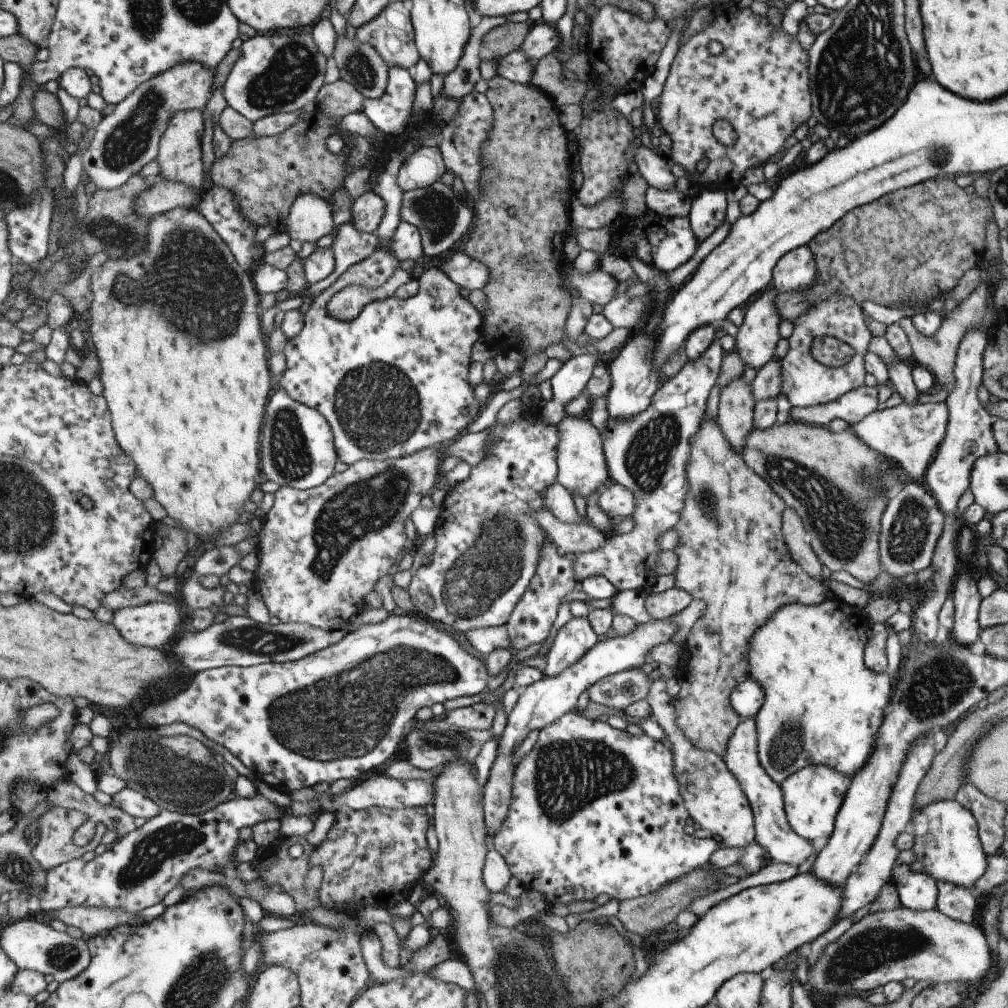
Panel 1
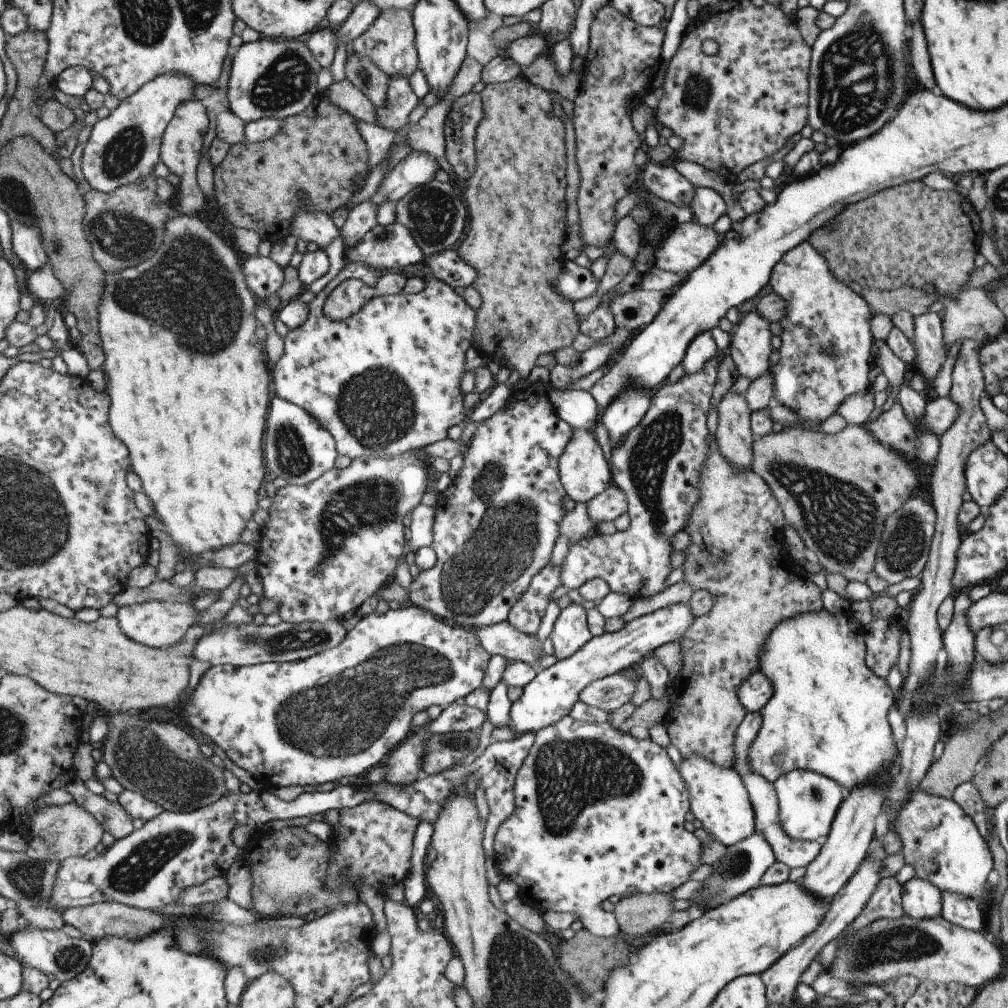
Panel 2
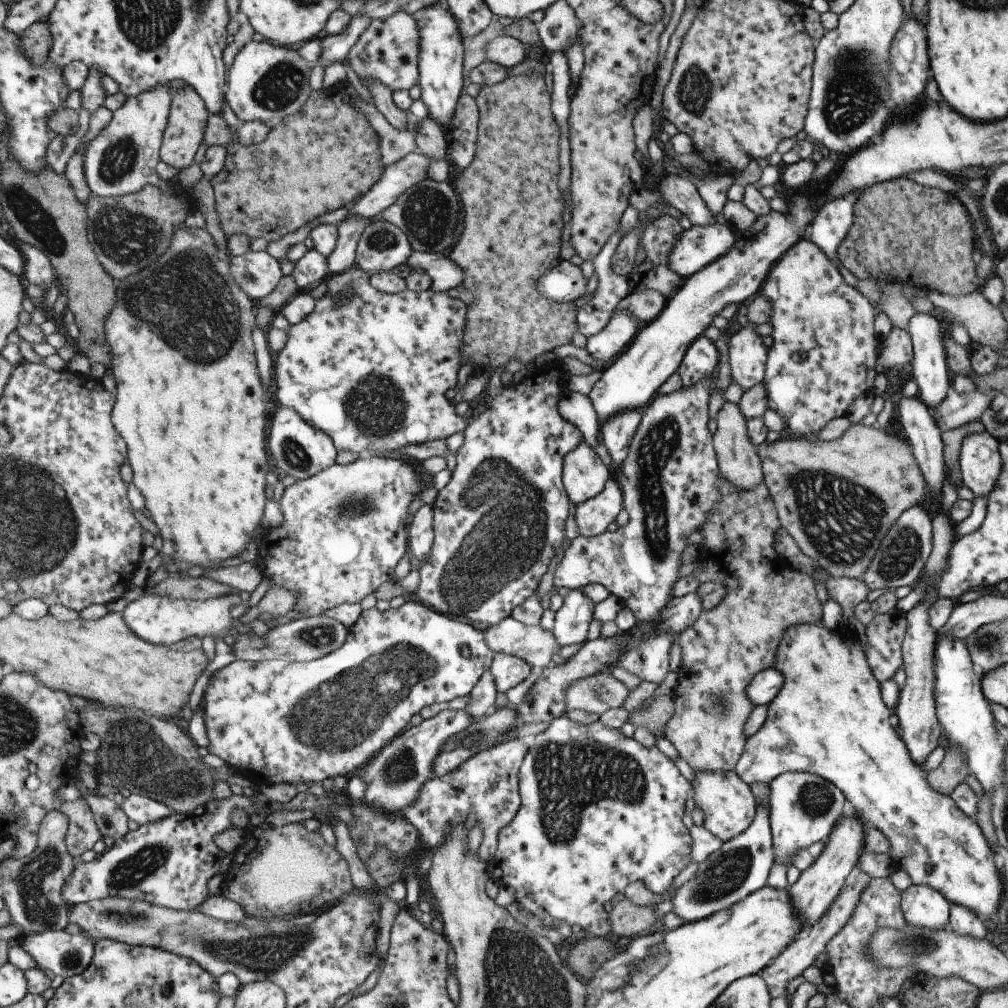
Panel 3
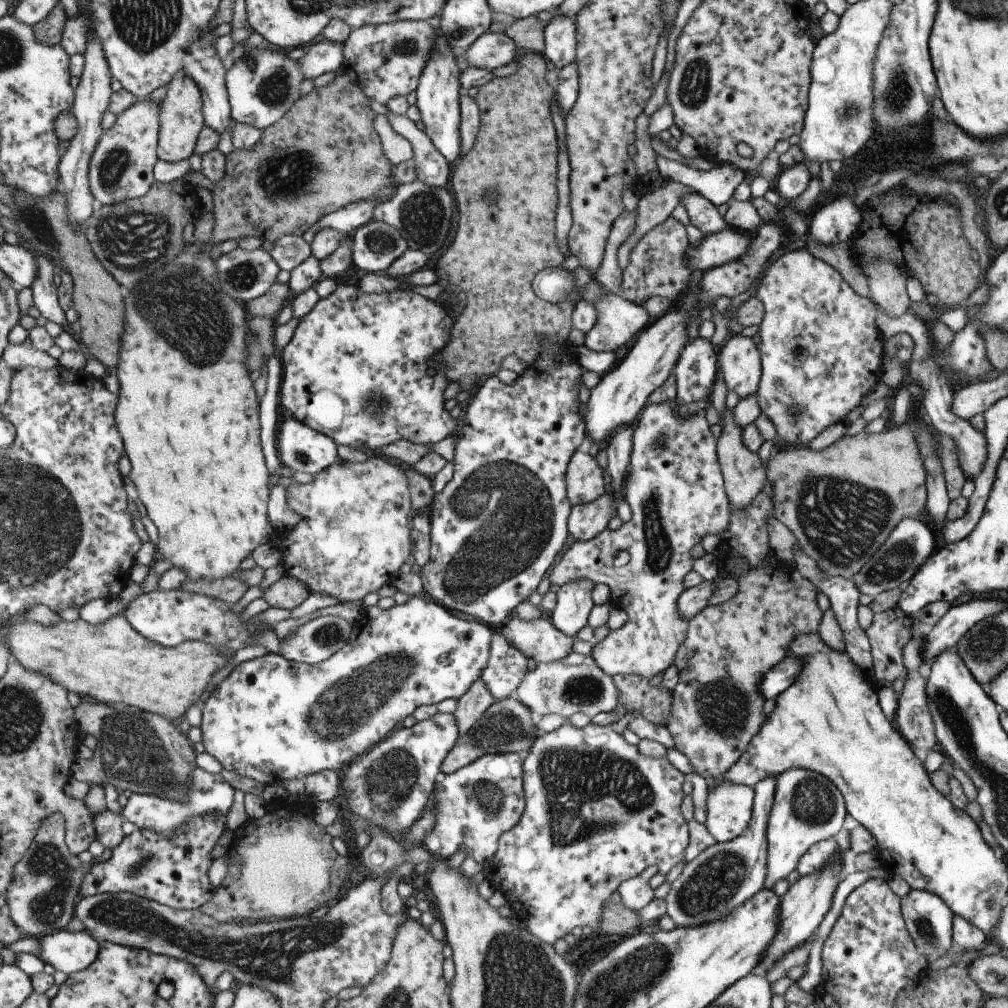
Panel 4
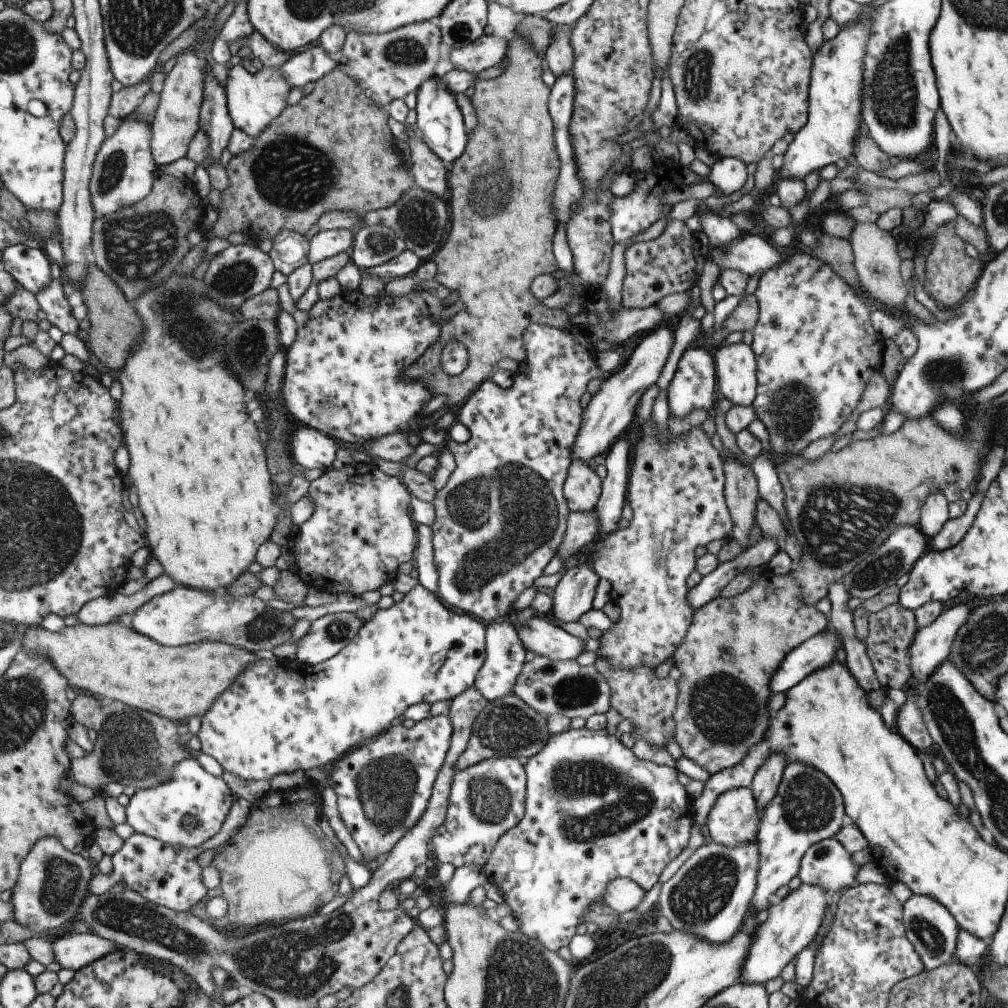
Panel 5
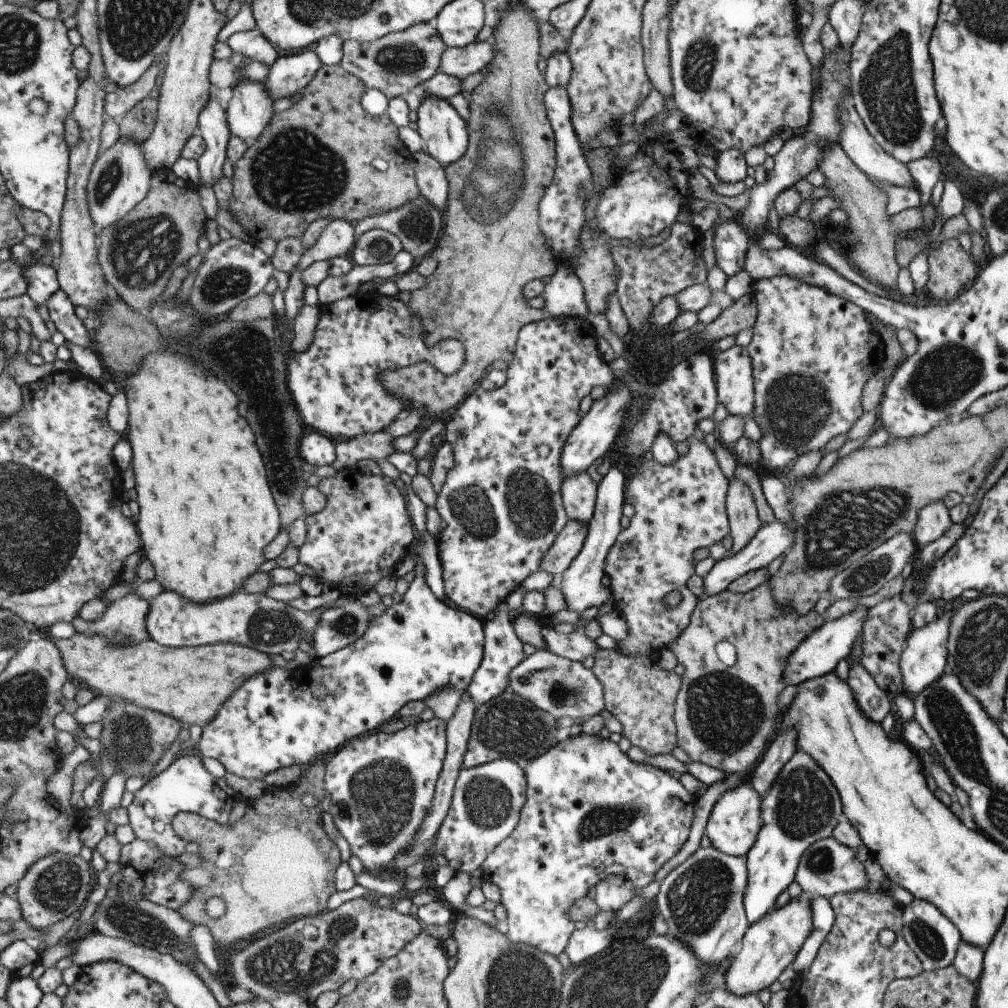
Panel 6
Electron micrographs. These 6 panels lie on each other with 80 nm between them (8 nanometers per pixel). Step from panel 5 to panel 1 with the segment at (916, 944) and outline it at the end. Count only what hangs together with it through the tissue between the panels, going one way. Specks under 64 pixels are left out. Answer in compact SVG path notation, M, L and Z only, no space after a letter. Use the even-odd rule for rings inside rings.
M895 863L890 878L898 894L898 901L910 911L936 908L936 882L925 872L913 872L908 864Z

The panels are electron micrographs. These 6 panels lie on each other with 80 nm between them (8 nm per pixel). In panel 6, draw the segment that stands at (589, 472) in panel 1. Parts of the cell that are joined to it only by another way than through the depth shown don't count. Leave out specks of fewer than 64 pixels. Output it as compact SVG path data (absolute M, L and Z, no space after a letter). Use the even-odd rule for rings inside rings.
M586 471L567 475L560 484L560 497L566 517L587 525L594 511L596 484Z

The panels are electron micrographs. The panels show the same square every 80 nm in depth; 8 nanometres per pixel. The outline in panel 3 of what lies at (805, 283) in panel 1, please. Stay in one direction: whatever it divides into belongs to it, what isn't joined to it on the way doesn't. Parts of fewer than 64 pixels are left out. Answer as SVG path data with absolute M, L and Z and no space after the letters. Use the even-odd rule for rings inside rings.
M806 238L799 240L793 244L772 266L769 272L765 274L765 279L758 291L765 300L769 300L771 304L771 314L767 324L771 327L769 337L772 342L765 352L765 371L762 379L763 390L765 390L765 400L767 400L767 409L773 410L781 420L783 420L784 432L783 434L795 438L815 437L825 424L833 418L846 416L849 404L857 398L871 390L873 381L876 377L875 369L877 358L880 353L881 340L875 335L873 331L873 322L878 309L873 307L857 290L847 285L839 274L837 268L831 264L830 260L826 258L825 254L811 244Z

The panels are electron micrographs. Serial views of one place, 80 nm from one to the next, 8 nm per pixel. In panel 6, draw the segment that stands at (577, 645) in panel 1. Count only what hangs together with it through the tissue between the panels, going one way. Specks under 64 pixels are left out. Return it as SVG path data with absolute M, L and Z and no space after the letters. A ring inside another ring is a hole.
M617 462L612 463L607 473L599 480L596 486L594 511L588 522L588 531L581 550L574 556L569 566L558 576L556 587L560 590L565 602L566 610L574 613L583 612L590 606L600 606L607 599L612 599L608 586L602 585L604 572L602 566L609 547L614 538L621 532L622 506L624 505L624 488L627 478L621 473Z

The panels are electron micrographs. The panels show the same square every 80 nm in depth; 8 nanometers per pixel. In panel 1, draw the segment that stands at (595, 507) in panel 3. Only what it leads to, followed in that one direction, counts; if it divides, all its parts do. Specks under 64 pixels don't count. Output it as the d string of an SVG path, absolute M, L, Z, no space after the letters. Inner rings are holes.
M609 482L599 495L597 504L609 518L626 518L633 512L634 496L619 483Z

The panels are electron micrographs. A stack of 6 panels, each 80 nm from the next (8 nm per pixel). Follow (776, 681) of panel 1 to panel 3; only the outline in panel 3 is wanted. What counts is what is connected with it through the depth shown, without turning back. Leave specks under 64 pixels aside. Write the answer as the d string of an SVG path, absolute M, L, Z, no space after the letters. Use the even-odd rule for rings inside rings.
M821 621L799 624L785 630L779 640L772 668L783 676L781 690L767 704L767 716L761 728L747 737L733 774L749 784L769 784L788 771L817 774L835 784L853 806L859 820L873 824L891 840L891 864L903 870L917 886L929 886L949 904L967 908L979 920L989 920L999 909L1003 880L993 862L994 854L987 845L976 822L965 816L950 797L931 790L903 746L893 734L887 718L891 715L879 696L879 683L871 675L864 652L851 630L831 631Z

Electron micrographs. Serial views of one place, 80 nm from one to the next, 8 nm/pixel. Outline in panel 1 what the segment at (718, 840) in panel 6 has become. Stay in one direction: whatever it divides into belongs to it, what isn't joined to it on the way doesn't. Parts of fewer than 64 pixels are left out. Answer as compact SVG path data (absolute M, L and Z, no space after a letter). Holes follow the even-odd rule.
M664 681L652 682L645 699L652 714L651 718L662 728L664 736L671 743L673 774L688 817L695 824L699 824L700 829L711 832L713 837L719 836L722 846L744 847L753 842L755 836L753 815L744 792L719 755L695 748L678 730L675 709L672 705L673 698L667 695Z

